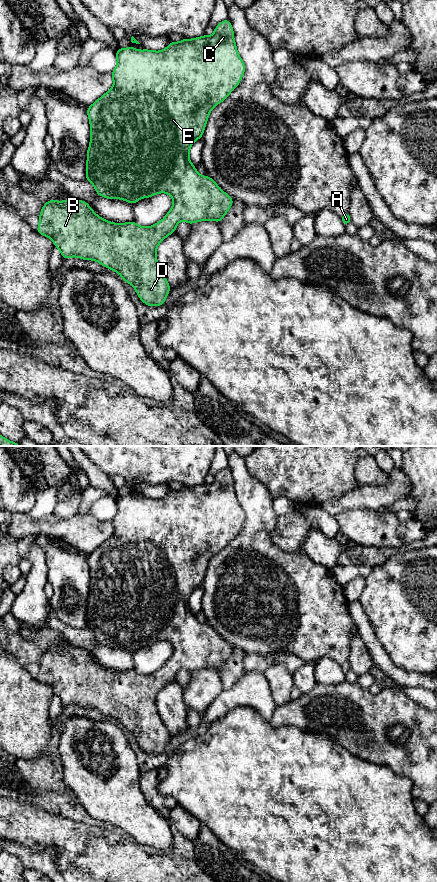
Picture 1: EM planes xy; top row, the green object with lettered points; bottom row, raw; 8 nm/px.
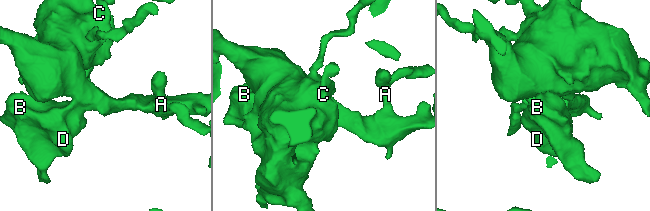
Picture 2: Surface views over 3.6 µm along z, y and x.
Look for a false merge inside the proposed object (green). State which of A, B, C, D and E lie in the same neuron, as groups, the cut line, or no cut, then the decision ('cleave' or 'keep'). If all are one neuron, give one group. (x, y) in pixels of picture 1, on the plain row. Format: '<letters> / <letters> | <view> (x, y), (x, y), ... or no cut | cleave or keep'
A B C D E | no cut | keep

